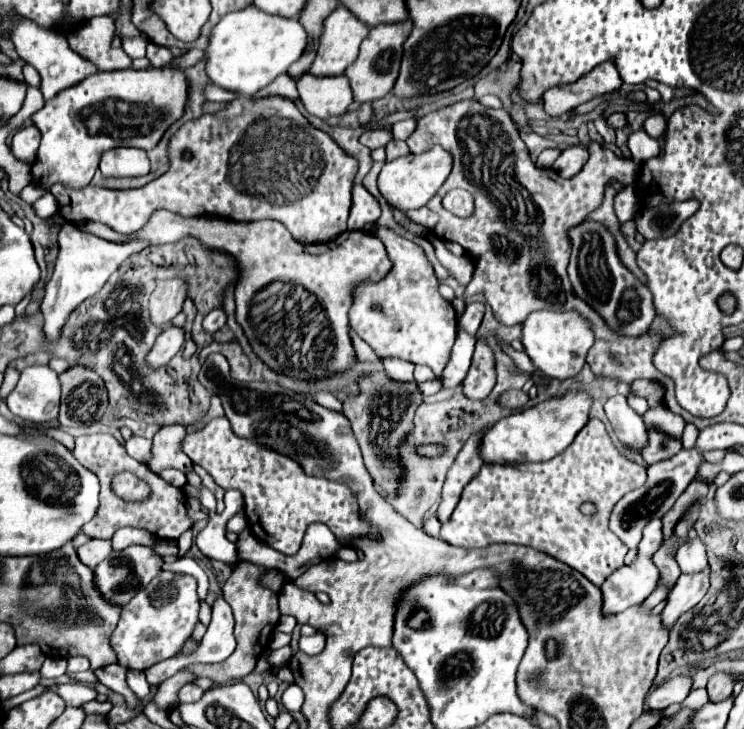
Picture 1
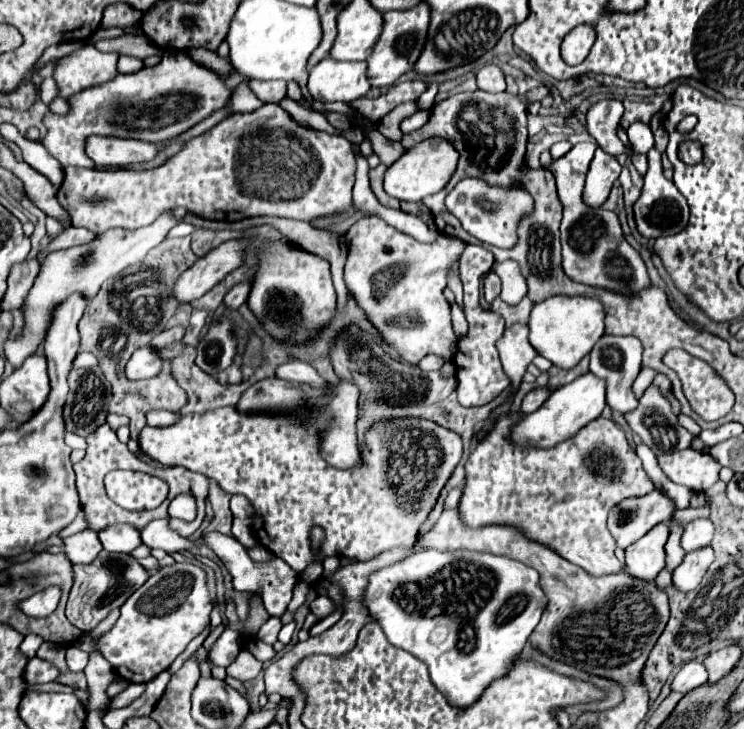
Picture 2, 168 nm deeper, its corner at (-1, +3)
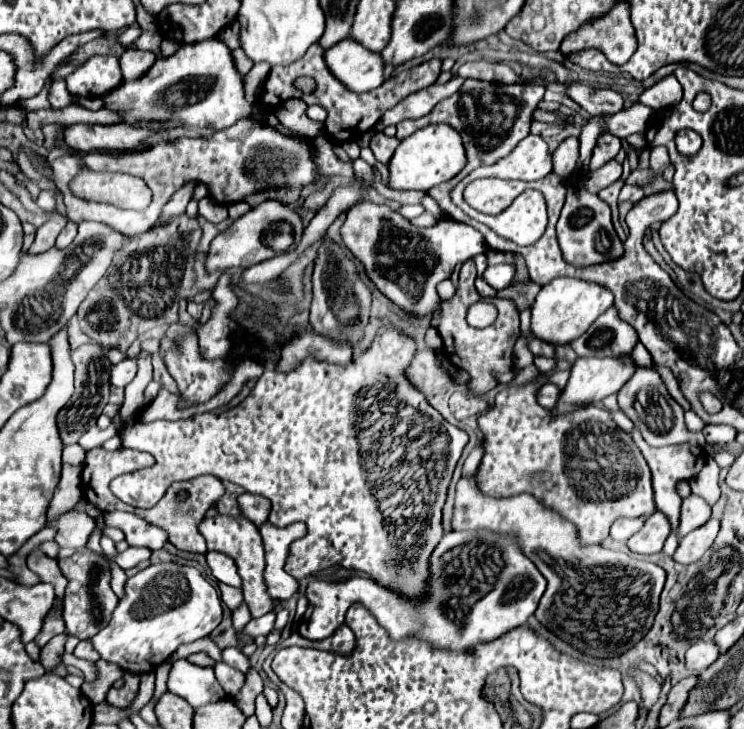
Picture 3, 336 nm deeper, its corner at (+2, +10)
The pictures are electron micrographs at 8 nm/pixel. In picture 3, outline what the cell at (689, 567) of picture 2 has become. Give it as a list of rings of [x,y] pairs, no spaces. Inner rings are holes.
[[[710,517],[702,527],[694,529],[692,533],[688,533],[680,539],[674,559],[682,561],[684,565],[698,561],[712,547],[712,543],[718,535],[718,529],[720,529],[720,521],[716,517]]]

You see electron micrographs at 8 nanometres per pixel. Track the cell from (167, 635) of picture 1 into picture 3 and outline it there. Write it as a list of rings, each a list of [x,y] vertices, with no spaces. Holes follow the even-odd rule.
[[[176,563],[148,565],[126,581],[124,597],[114,609],[110,625],[92,637],[94,649],[104,661],[116,663],[124,671],[154,671],[176,647],[212,633],[222,621],[220,597],[210,587],[194,567]]]

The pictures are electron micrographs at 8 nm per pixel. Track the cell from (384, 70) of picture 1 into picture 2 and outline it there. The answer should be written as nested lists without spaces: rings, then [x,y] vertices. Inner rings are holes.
[[[425,2],[417,4],[411,10],[383,14],[383,30],[379,34],[379,40],[373,46],[371,56],[365,60],[367,62],[367,76],[369,76],[369,82],[373,88],[393,86],[405,72],[409,72],[413,68],[413,64],[425,44],[427,26],[429,26],[429,6]]]

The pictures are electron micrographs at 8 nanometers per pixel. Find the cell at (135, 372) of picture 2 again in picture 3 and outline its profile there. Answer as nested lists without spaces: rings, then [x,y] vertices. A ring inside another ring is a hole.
[[[126,359],[126,361],[118,363],[118,365],[112,365],[110,385],[112,387],[126,387],[134,377],[136,377],[136,361]]]

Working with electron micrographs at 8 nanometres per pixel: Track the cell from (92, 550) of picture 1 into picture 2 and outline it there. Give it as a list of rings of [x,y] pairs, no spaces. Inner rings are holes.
[[[83,530],[75,536],[65,538],[65,554],[73,564],[89,564],[103,550],[97,532]]]

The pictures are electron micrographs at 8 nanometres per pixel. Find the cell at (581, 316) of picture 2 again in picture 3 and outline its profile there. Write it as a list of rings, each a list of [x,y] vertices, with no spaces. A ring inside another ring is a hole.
[[[558,277],[550,283],[546,283],[534,305],[532,305],[532,333],[552,345],[566,345],[578,339],[592,323],[594,319],[604,313],[612,305],[612,291],[600,283],[584,281],[584,279],[570,279],[570,277]]]

